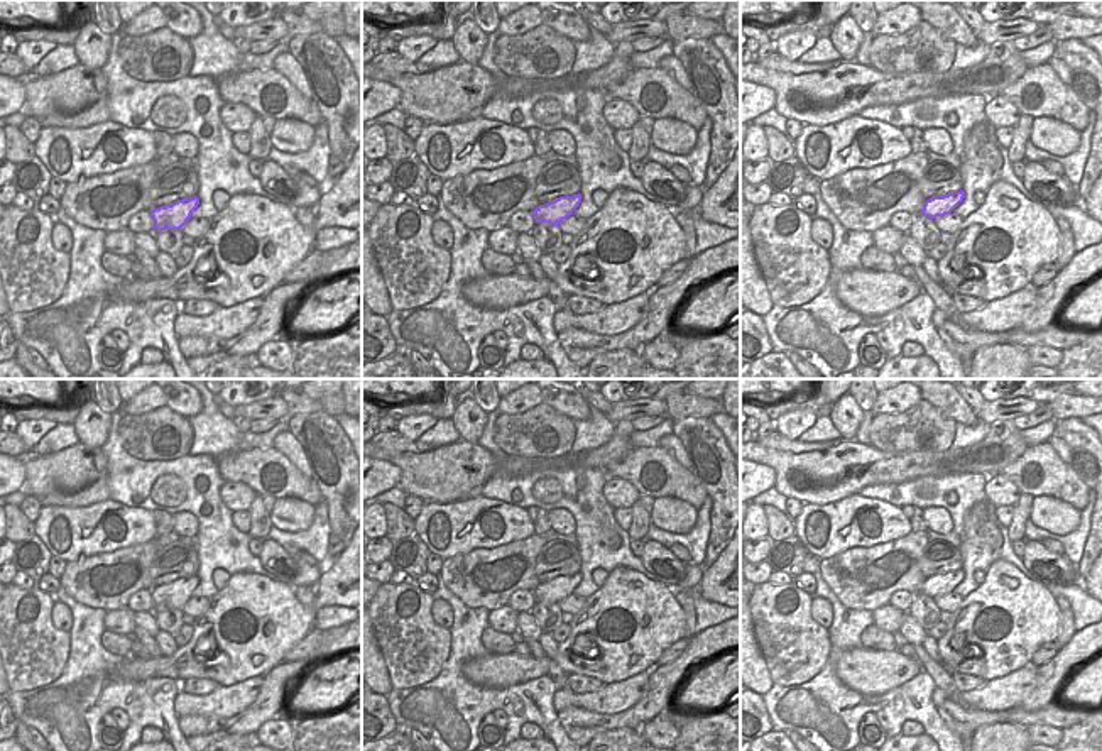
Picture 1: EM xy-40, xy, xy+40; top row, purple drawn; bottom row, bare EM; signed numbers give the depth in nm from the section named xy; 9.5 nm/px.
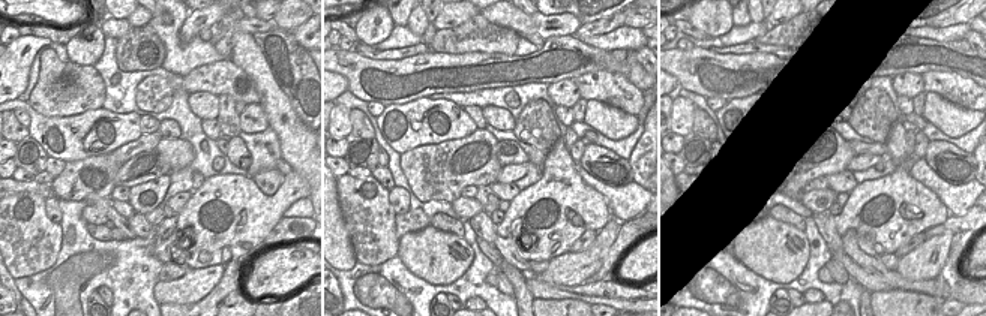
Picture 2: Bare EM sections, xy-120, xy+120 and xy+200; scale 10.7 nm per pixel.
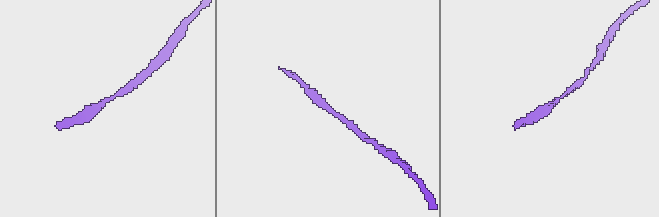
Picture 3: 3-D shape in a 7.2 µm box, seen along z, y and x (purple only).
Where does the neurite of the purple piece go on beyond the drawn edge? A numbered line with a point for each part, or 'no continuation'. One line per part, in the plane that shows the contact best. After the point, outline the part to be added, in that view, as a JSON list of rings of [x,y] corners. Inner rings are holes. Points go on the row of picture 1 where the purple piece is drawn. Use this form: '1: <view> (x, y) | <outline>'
no continuation

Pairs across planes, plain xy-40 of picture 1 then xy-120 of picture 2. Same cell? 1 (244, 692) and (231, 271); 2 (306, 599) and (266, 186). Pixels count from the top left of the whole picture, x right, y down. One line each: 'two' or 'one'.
1: two
2: one

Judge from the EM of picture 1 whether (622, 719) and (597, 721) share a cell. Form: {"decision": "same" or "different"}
{"decision": "same"}

